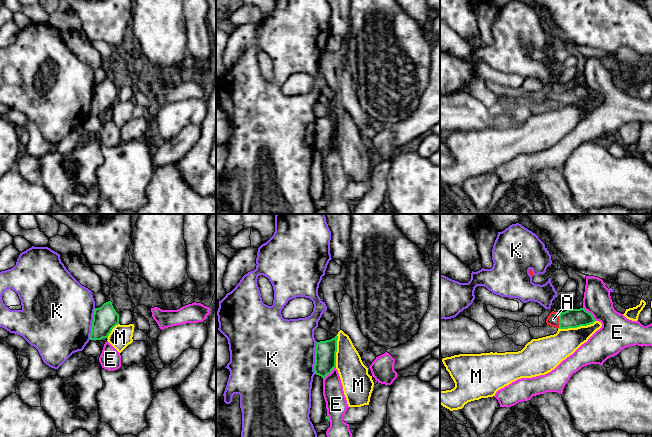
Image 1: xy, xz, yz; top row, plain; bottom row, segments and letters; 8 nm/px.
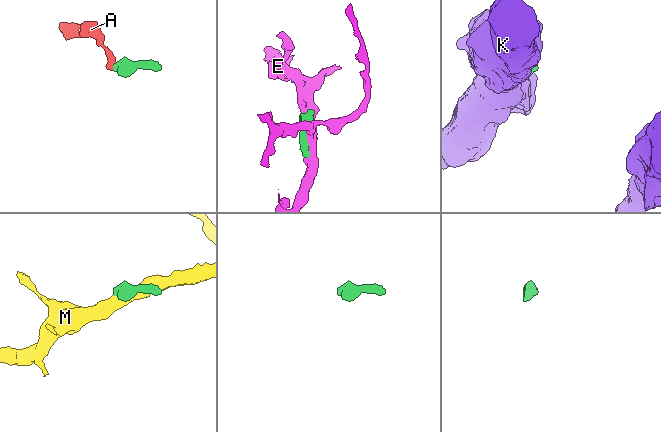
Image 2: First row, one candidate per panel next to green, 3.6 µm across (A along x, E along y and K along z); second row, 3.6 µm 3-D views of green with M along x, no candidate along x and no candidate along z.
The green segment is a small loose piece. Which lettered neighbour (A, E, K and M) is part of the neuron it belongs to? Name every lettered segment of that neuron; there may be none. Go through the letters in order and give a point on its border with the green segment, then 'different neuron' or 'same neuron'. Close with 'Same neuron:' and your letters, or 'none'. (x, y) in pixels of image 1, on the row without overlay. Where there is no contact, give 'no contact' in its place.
A: yz (559, 96) | same neuron
E: yz (590, 89) | different neuron
K: xy (92, 100) | different neuron
M: yz (576, 103) | different neuron
Same neuron: A

